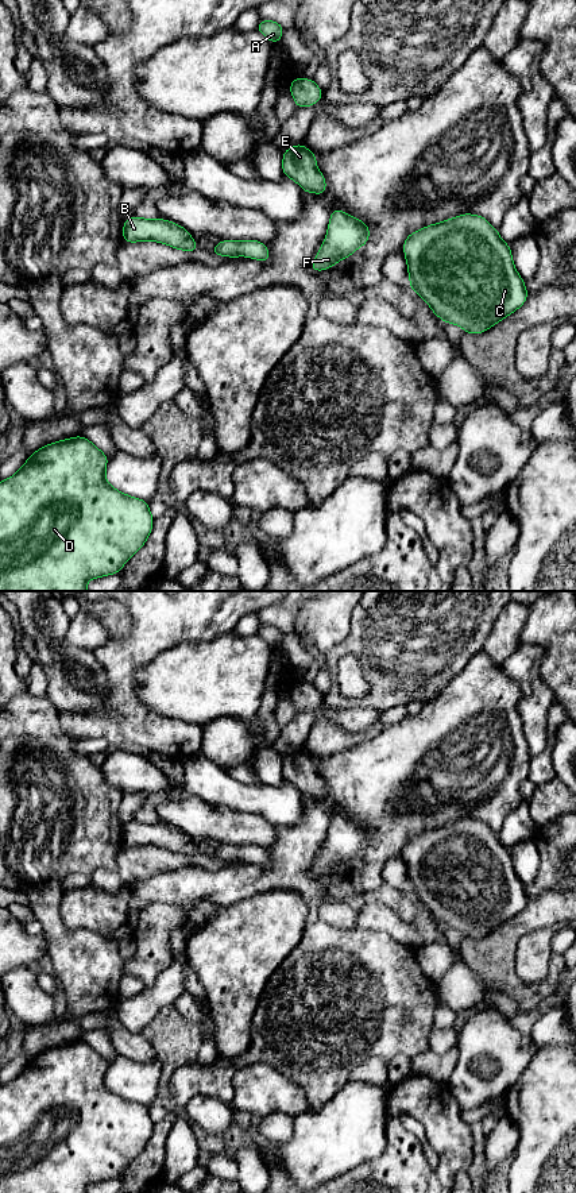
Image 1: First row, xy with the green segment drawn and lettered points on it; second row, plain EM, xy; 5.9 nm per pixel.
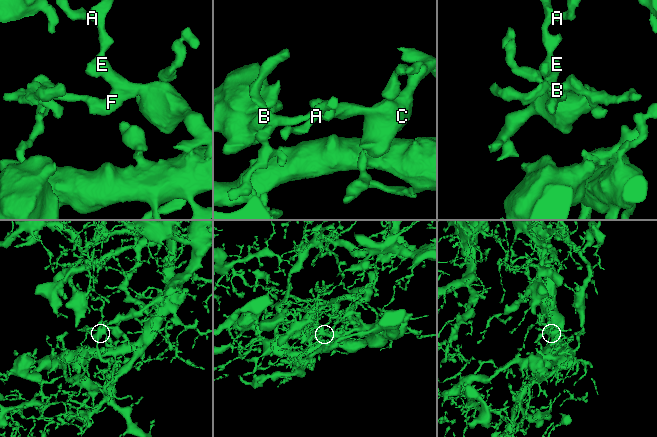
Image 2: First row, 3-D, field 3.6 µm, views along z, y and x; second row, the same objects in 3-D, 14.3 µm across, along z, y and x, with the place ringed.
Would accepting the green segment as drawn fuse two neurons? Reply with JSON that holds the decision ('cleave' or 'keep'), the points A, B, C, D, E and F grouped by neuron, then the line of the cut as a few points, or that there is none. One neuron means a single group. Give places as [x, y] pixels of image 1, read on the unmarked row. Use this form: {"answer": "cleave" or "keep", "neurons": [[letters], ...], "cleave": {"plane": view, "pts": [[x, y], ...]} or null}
{"answer": "keep", "neurons": [["A", "B", "C", "D", "E", "F"]], "cleave": null}

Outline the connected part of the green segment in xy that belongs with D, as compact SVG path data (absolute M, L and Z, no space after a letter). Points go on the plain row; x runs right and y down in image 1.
M78 1039L39 1053L28 1061L18 1077L0 1086L0 1193L86 1193L90 1184L119 1178L127 1165L139 1157L152 1135L154 1121L147 1105L127 1100L108 1088L107 1070L108 1061L92 1046Z

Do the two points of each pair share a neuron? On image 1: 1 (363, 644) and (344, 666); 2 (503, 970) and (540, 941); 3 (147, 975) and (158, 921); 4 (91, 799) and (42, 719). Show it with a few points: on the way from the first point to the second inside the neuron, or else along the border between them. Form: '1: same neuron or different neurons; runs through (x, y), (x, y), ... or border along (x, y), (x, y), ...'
1: different neurons; border along (337, 659), (354, 655), (368, 683)
2: different neurons; border along (532, 931), (517, 945), (515, 972), (526, 983)
3: same neuron; runs through (149, 961), (154, 956), (154, 934)
4: same neuron; runs through (70, 779), (57, 752), (45, 740)

